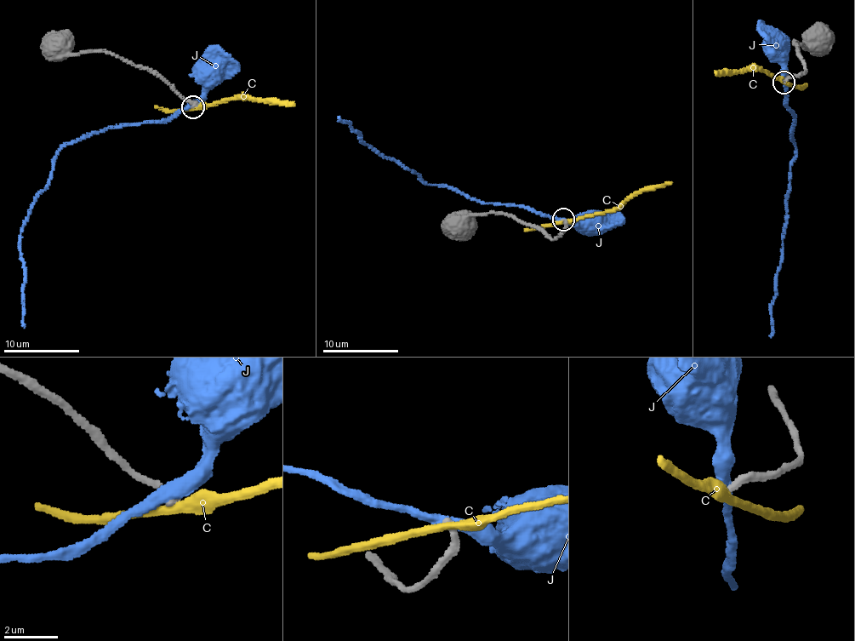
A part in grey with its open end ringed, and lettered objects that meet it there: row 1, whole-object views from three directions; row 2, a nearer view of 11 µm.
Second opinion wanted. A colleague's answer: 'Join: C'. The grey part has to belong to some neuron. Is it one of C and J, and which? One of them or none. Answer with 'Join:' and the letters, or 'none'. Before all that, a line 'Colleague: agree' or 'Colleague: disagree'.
Colleague: disagree
Join: none

